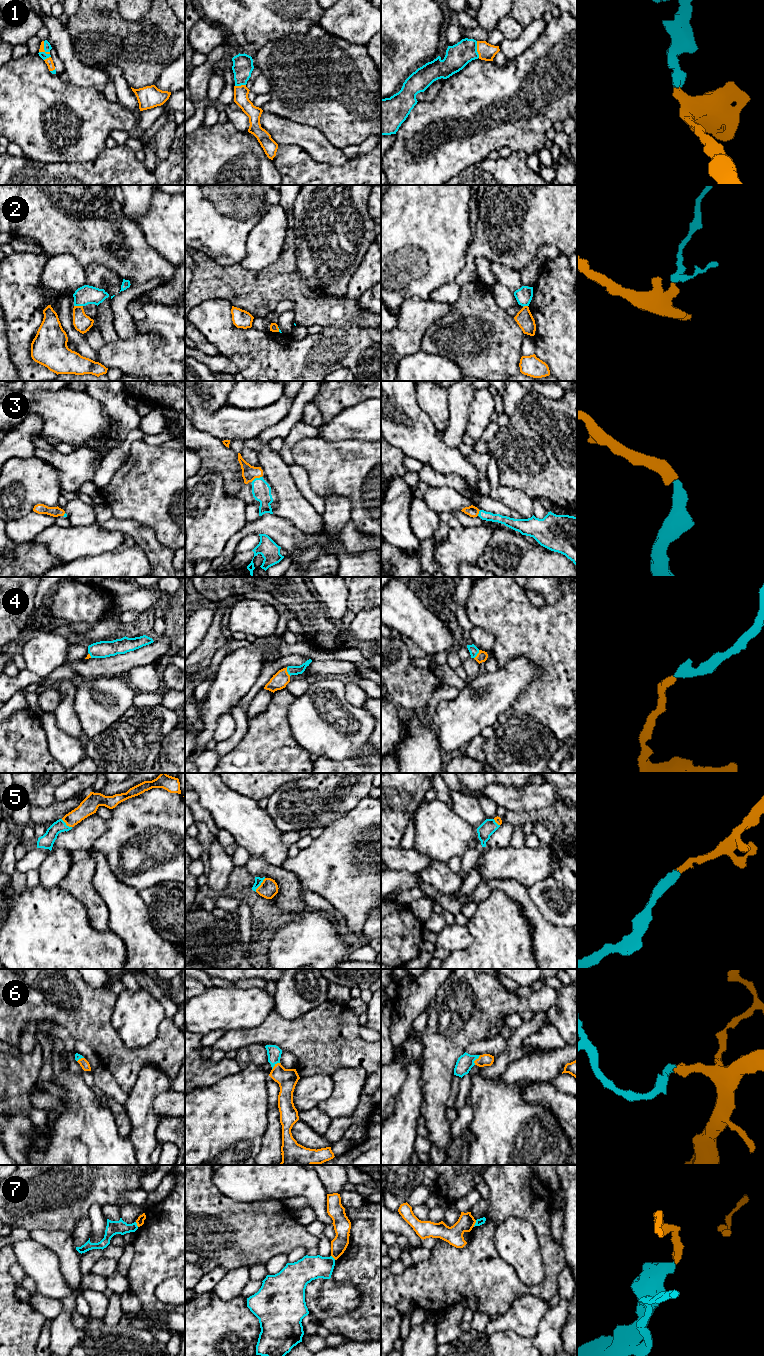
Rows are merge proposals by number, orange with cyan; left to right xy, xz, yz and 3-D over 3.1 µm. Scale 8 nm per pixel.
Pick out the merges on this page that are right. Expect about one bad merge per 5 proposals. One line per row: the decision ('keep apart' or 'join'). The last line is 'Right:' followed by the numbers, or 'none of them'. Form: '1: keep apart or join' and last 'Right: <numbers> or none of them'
1: join
2: keep apart
3: join
4: join
5: join
6: join
7: keep apart
Right: 1, 3, 4, 5, 6

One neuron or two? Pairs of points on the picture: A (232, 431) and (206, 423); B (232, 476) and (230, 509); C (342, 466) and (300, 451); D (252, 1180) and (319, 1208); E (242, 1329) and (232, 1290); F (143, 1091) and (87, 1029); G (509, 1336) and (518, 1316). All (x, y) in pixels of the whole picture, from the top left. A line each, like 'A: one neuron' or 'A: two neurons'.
A: one neuron
B: two neurons
C: one neuron
D: one neuron
E: two neurons
F: two neurons
G: two neurons

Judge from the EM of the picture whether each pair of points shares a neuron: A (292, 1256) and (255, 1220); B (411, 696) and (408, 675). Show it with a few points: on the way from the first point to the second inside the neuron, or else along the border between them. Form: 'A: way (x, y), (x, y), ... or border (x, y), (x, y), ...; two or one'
A: border (306, 1249), (294, 1247), (286, 1255); two
B: way (411, 691), (408, 680); one

